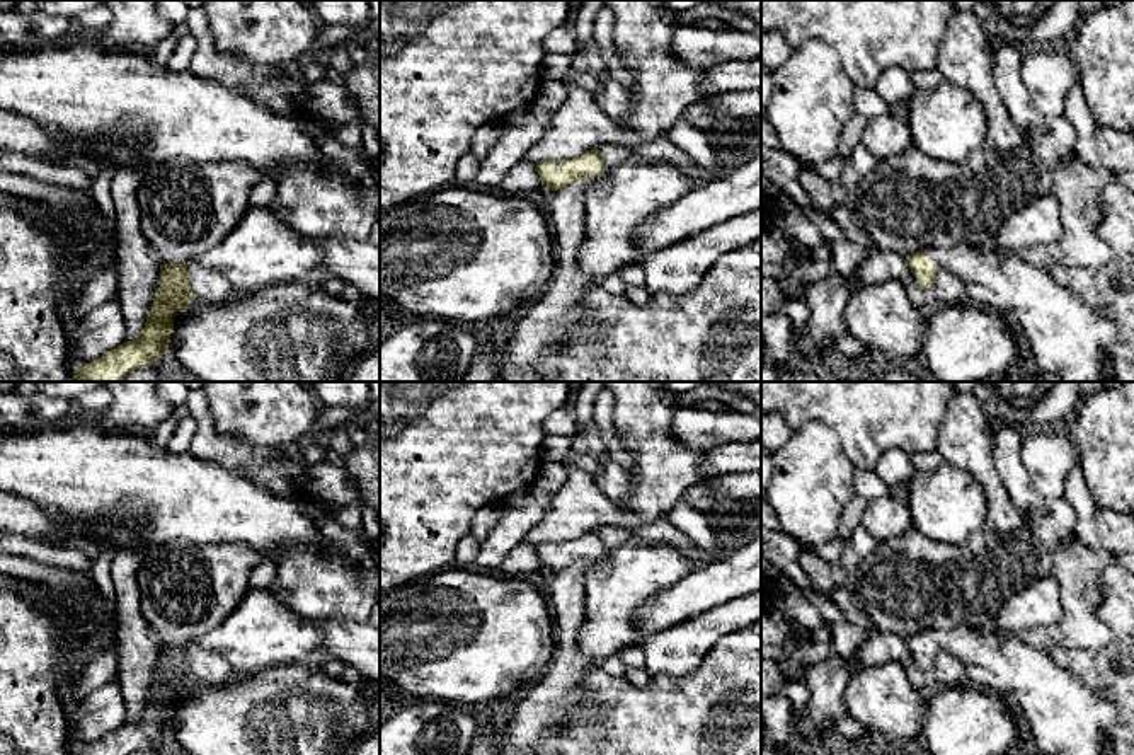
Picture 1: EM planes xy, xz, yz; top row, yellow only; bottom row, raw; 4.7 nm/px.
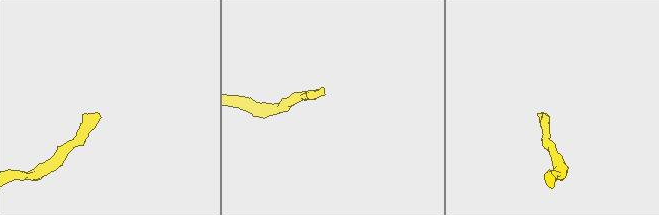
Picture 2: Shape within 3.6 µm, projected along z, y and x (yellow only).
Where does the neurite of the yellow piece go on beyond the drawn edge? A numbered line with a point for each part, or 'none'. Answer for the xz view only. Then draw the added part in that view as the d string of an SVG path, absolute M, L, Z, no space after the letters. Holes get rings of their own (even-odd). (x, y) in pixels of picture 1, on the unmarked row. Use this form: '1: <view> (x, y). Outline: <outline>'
1: xz (617, 583). Outline: M628 537L594 559L584 581L584 622L577 646L593 668L639 639L633 627L639 607L702 562L661 540Z

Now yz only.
1: yz (1063, 714). Outline: M991 625L930 629L921 634L964 665L965 682L999 695L1020 712L1042 755L1100 755L1103 746L1112 745L1110 731L1119 716L1117 707L1097 697L1045 649L1003 636Z

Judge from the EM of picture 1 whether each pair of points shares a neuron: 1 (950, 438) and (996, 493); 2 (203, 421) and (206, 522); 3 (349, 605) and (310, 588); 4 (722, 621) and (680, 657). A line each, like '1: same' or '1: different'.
1: same
2: different
3: same
4: same

